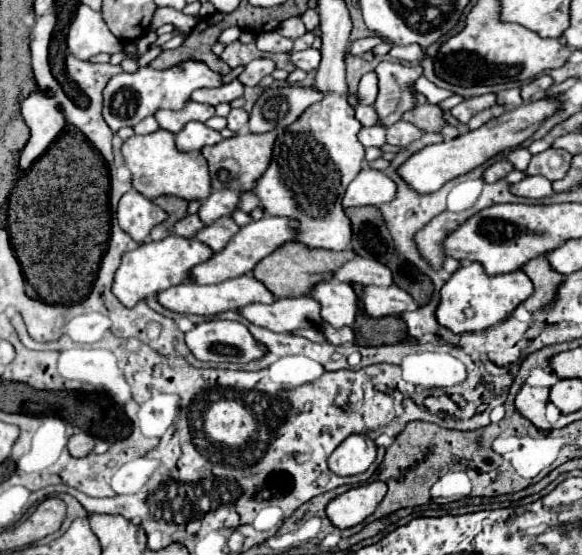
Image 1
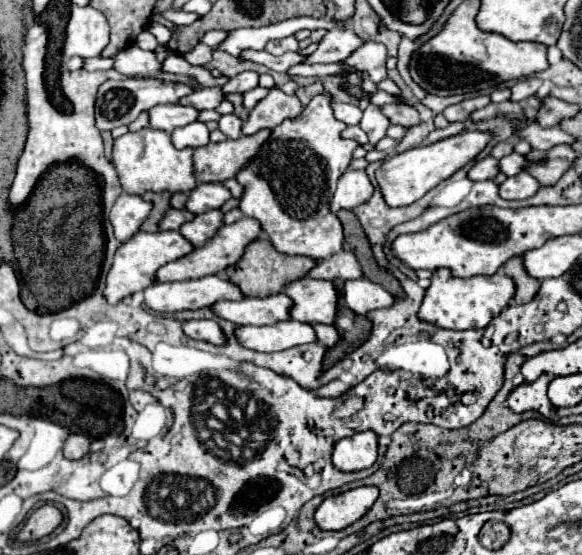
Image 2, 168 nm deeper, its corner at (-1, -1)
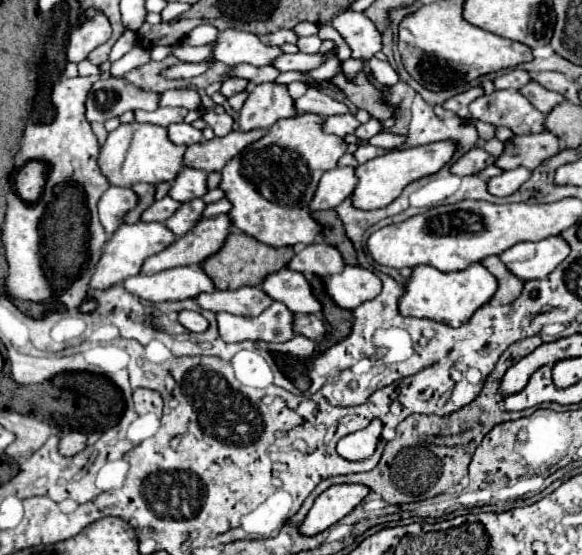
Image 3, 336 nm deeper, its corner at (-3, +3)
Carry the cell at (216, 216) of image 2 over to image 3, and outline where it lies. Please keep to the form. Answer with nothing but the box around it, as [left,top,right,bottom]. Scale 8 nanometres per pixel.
[164,198,206,236]

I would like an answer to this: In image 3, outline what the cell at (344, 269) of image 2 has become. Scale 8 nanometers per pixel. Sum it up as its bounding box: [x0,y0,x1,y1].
[288,242,346,276]

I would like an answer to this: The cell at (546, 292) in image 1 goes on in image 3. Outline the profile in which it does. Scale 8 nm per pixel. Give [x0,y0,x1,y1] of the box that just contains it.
[482,256,524,304]

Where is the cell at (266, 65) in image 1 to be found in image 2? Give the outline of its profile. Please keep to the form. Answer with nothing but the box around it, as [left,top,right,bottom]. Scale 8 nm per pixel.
[222,72,258,96]

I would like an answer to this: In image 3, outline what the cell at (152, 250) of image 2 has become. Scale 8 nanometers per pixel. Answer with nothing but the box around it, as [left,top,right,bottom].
[90,222,176,290]

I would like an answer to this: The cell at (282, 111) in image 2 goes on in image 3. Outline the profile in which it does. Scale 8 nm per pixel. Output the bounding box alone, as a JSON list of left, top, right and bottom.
[240,84,294,130]

